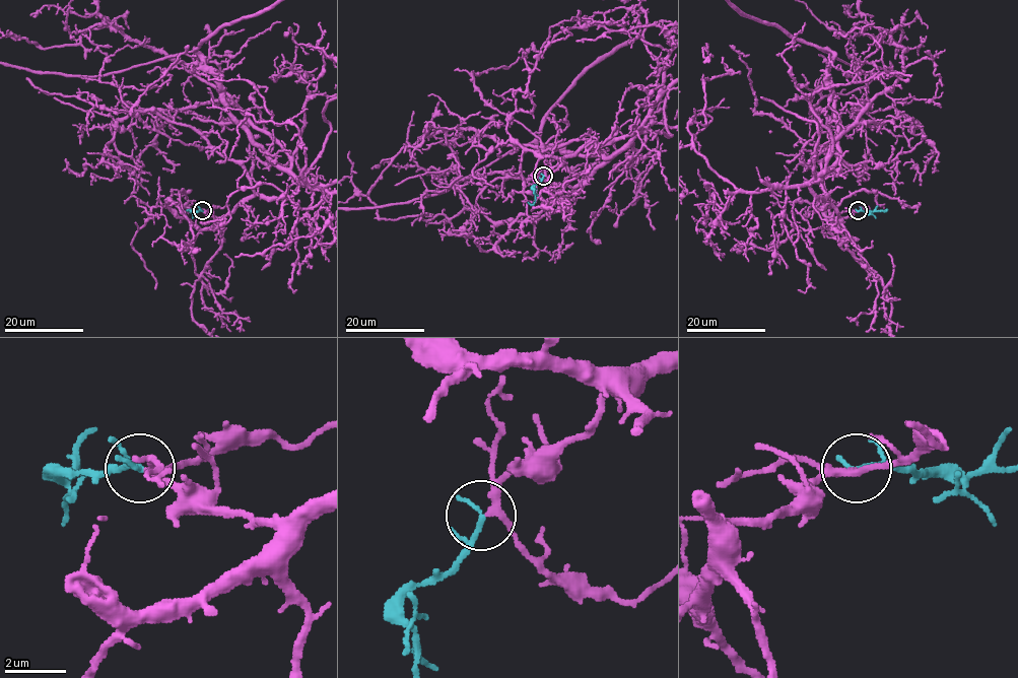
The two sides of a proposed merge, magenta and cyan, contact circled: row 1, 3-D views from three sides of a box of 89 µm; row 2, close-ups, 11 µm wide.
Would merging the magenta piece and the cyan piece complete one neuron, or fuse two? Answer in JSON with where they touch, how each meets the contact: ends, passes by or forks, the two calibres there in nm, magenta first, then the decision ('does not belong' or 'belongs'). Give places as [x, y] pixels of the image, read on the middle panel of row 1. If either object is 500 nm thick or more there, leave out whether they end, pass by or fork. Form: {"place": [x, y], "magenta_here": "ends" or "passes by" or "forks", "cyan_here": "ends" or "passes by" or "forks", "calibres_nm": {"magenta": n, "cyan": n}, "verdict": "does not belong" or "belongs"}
{"place": [543, 176], "magenta_here": "forks", "cyan_here": "passes by", "calibres_nm": {"magenta": 180, "cyan": 140}, "verdict": "belongs"}

